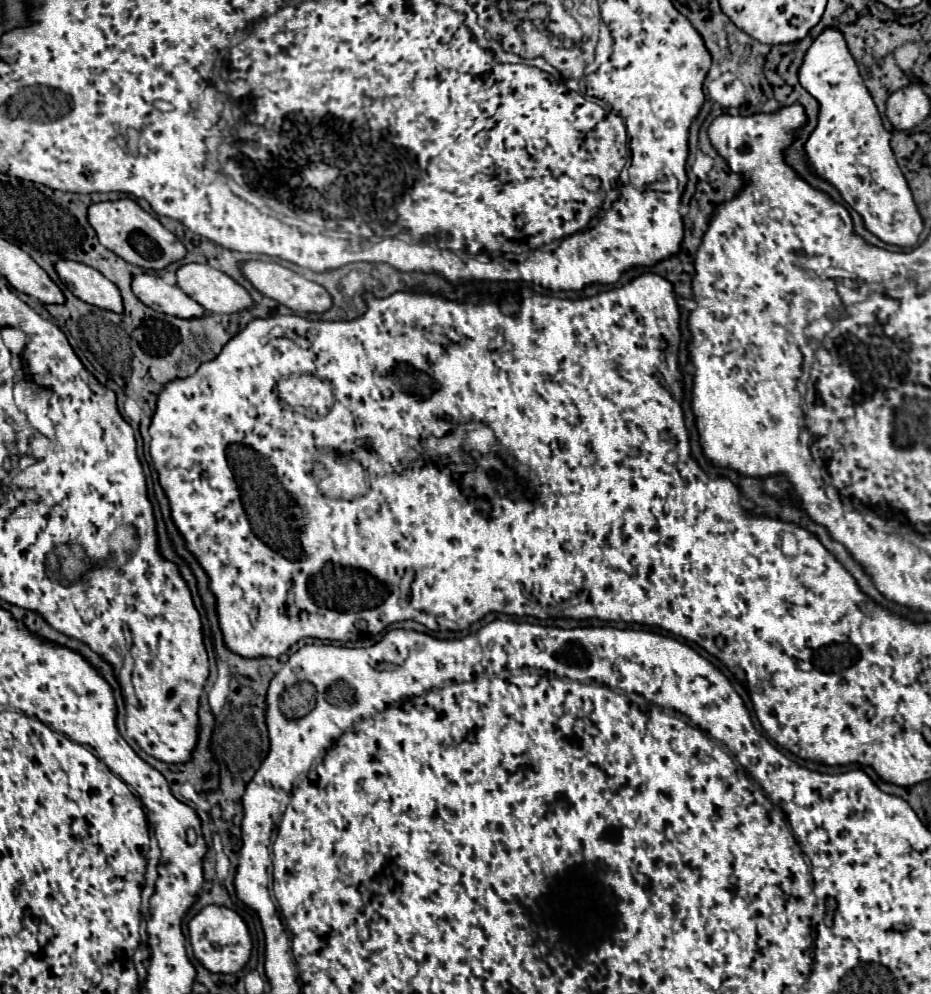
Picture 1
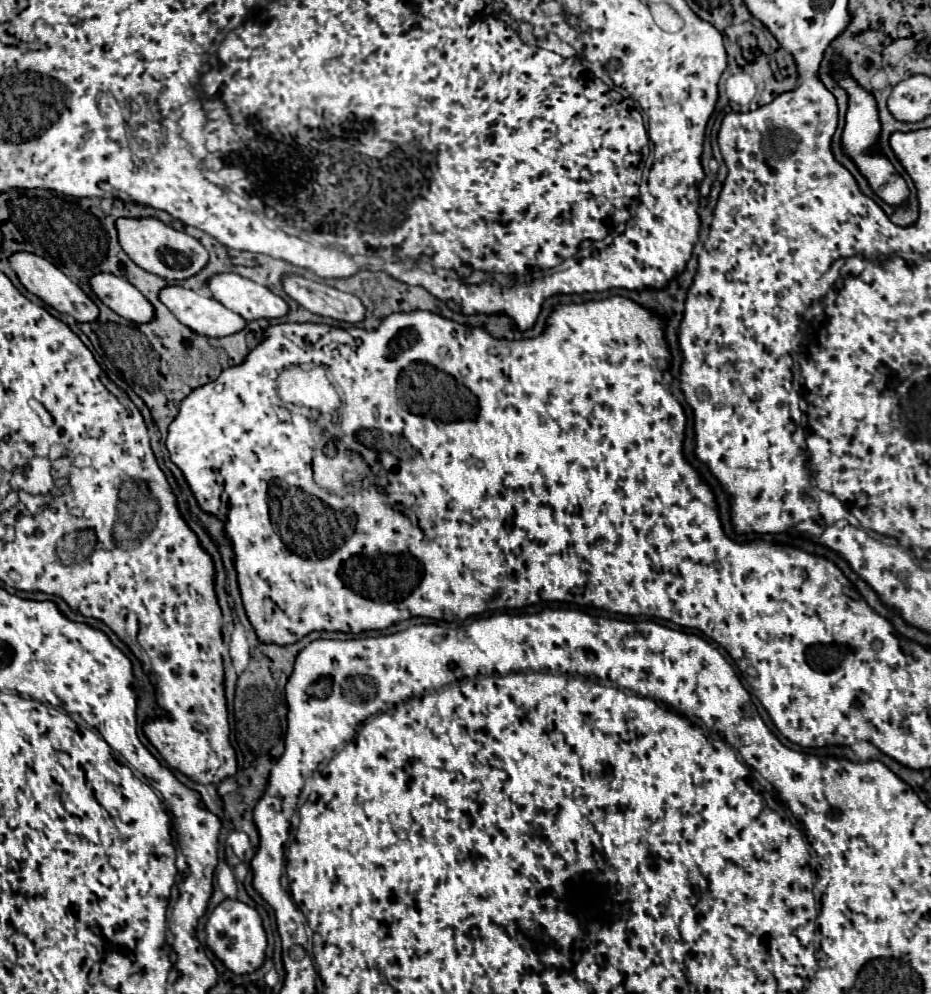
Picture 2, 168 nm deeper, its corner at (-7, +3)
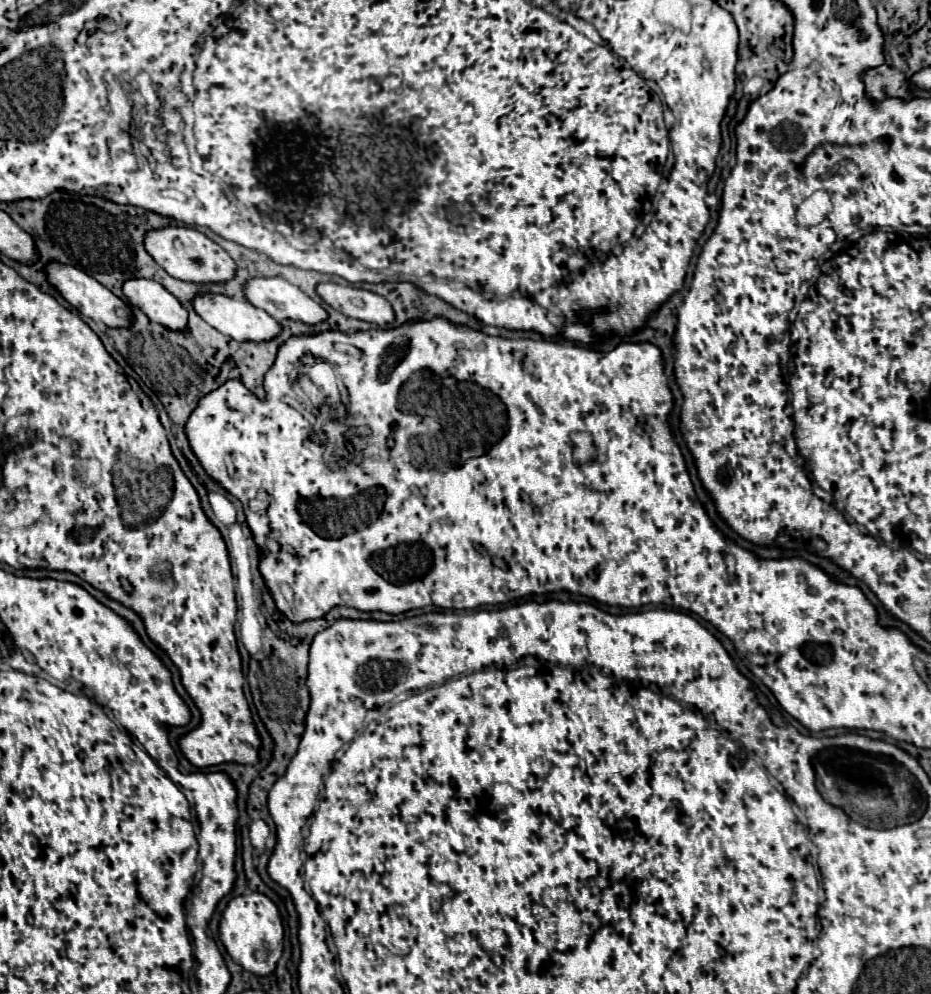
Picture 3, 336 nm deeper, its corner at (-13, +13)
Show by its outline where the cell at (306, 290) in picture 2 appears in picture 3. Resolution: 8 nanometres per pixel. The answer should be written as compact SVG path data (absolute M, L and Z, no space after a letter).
M319 282L317 294L323 298L325 304L343 312L345 316L373 322L377 326L393 322L391 304L379 294L373 294L369 290L355 288L355 286L343 286L335 282Z

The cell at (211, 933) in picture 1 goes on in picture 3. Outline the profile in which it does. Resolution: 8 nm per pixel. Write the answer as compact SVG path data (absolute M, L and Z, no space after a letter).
M259 892L231 898L221 914L219 938L225 950L229 952L229 956L245 970L257 976L271 974L283 952L283 924L277 906L265 894Z

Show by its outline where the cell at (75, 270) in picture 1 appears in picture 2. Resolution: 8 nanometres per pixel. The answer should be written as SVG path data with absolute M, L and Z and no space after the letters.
M91 276L91 288L103 304L107 304L125 320L147 324L155 318L153 304L133 284L127 284L127 280L119 280L119 276Z

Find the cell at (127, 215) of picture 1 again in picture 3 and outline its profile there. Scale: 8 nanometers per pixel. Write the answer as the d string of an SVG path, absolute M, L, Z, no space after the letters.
M165 226L145 232L145 250L153 260L173 278L205 284L205 282L225 282L235 274L235 262L231 256L215 244L211 238L189 226Z

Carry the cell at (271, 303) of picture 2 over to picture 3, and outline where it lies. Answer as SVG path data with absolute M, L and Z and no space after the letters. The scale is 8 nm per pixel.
M249 278L243 292L253 306L277 320L291 318L305 324L319 324L327 318L327 312L317 302L283 278Z

